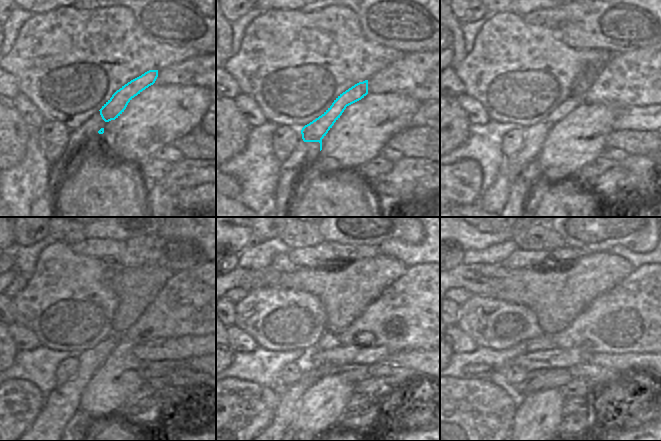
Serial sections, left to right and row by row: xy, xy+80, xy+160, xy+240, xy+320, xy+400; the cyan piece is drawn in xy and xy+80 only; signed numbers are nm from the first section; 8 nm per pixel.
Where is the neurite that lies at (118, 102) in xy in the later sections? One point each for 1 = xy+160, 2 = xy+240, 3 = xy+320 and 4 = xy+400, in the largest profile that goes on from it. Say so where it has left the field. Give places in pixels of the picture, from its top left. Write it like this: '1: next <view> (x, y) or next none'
1: next xy+160 (496, 196)
2: next xy+240 (61, 404)
3: next xy+320 (290, 396)
4: next none

